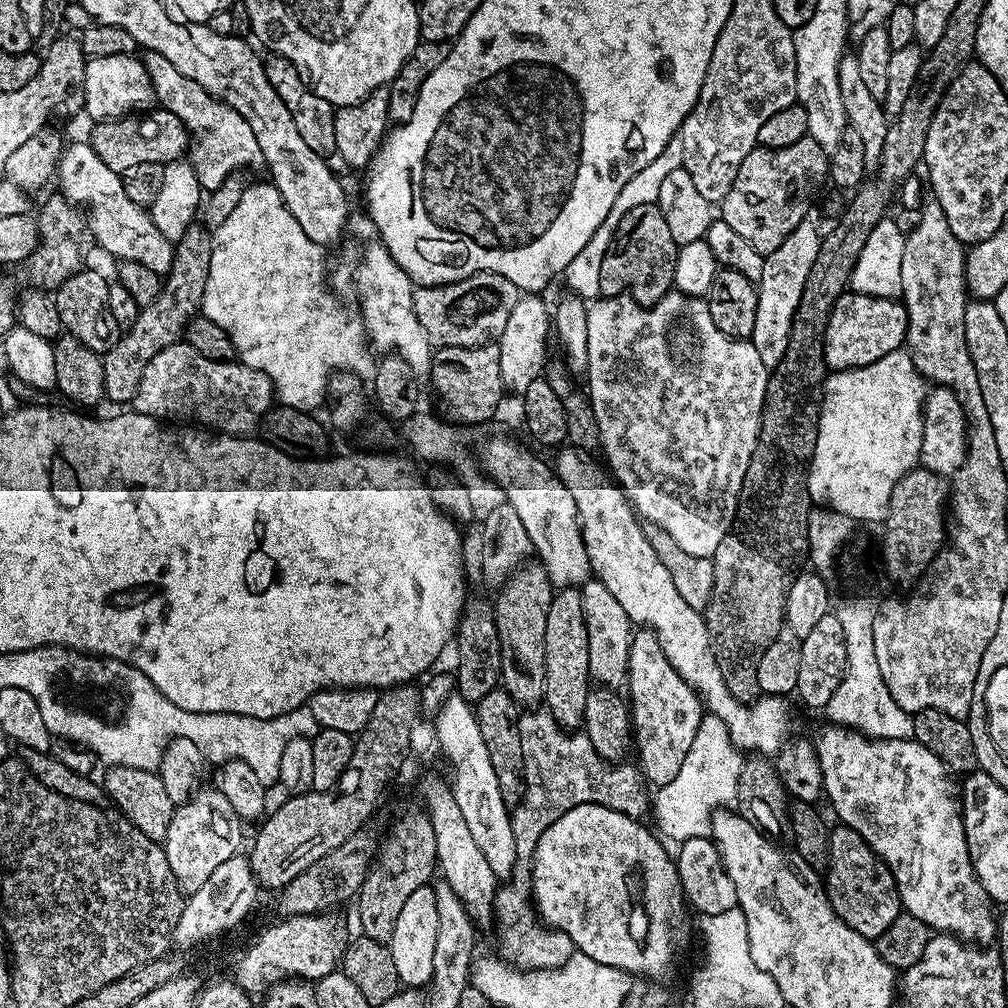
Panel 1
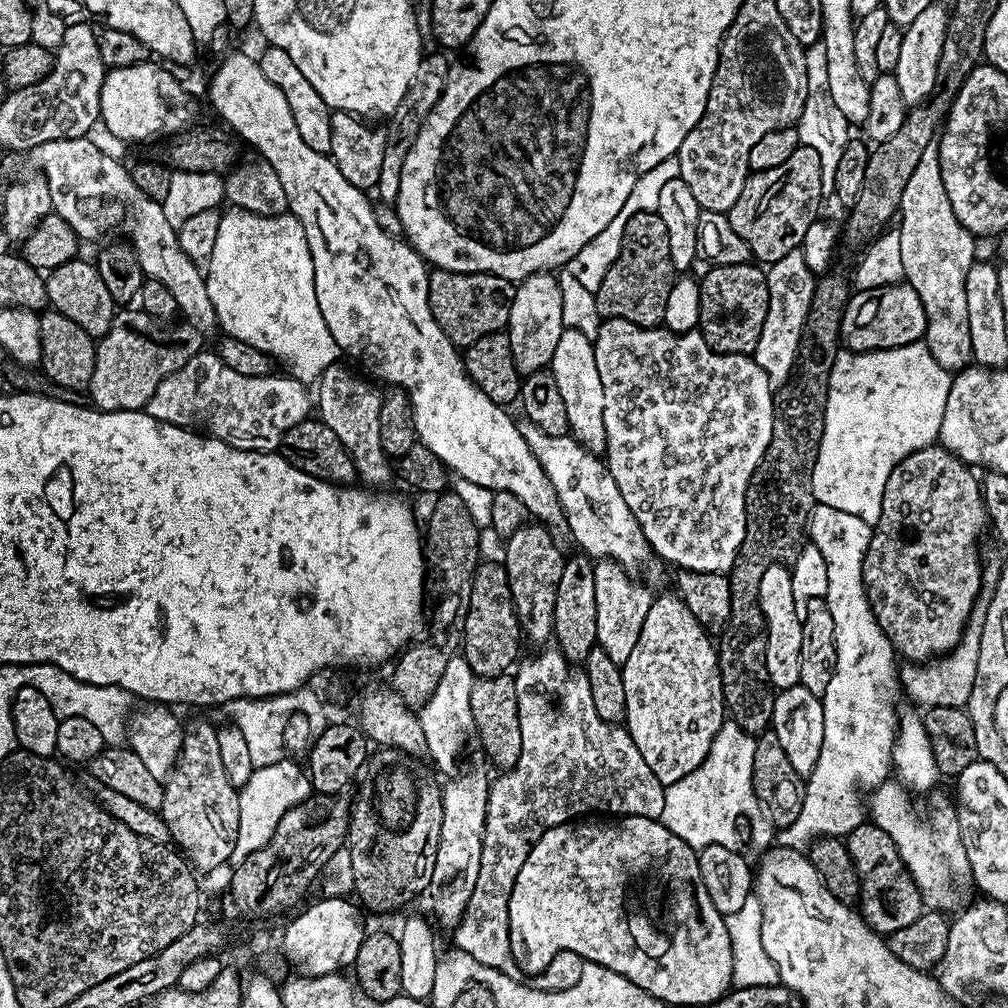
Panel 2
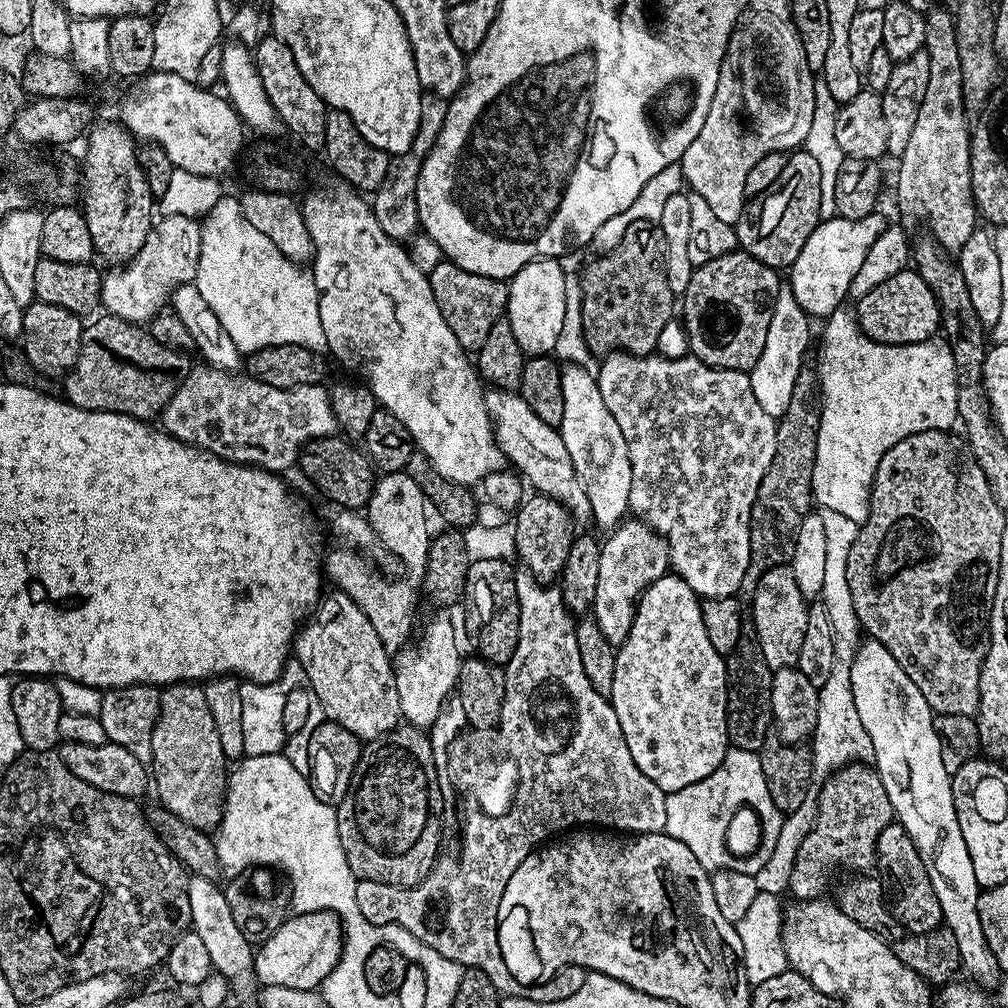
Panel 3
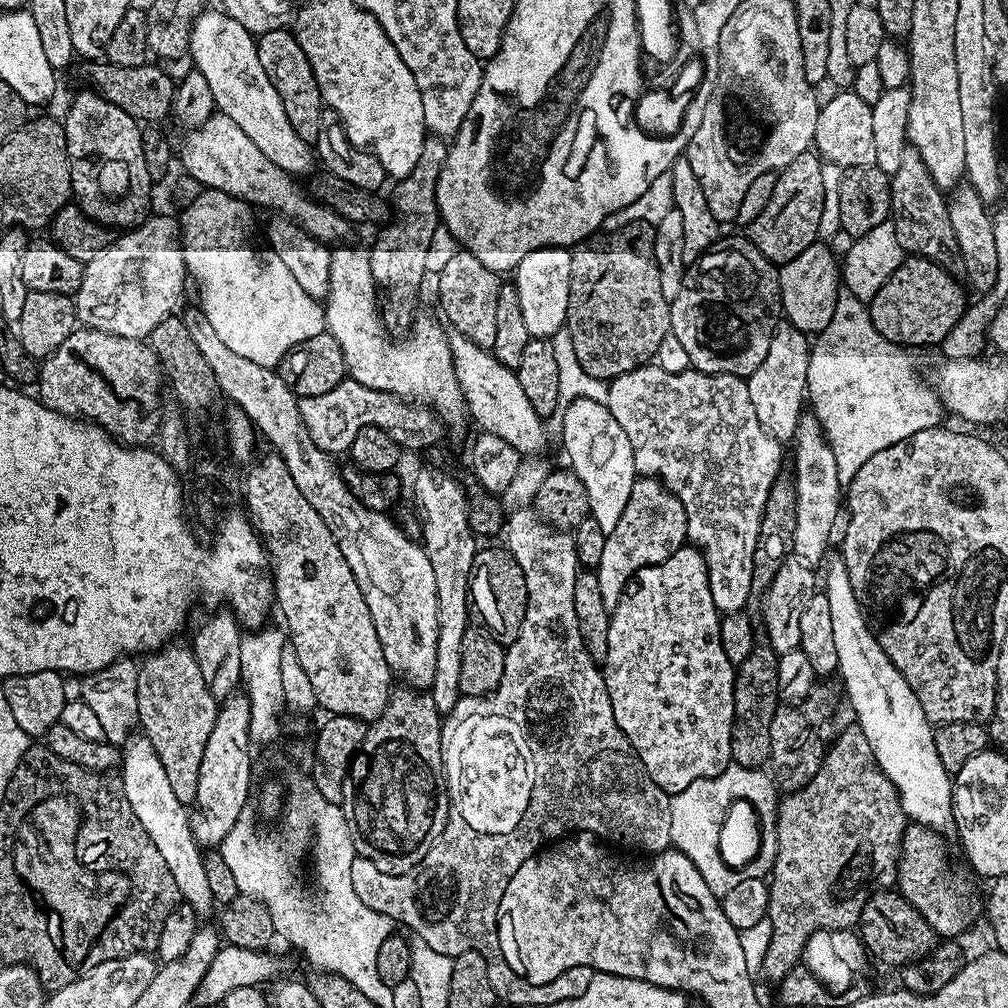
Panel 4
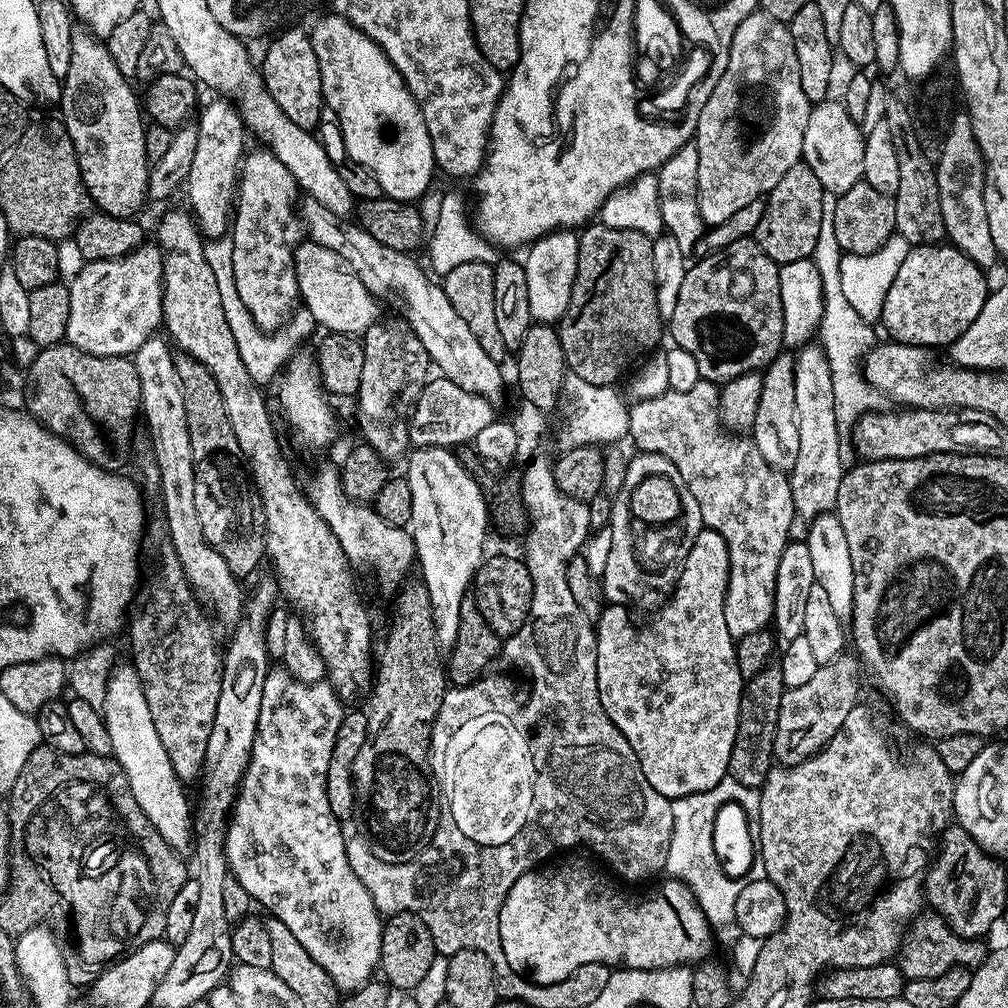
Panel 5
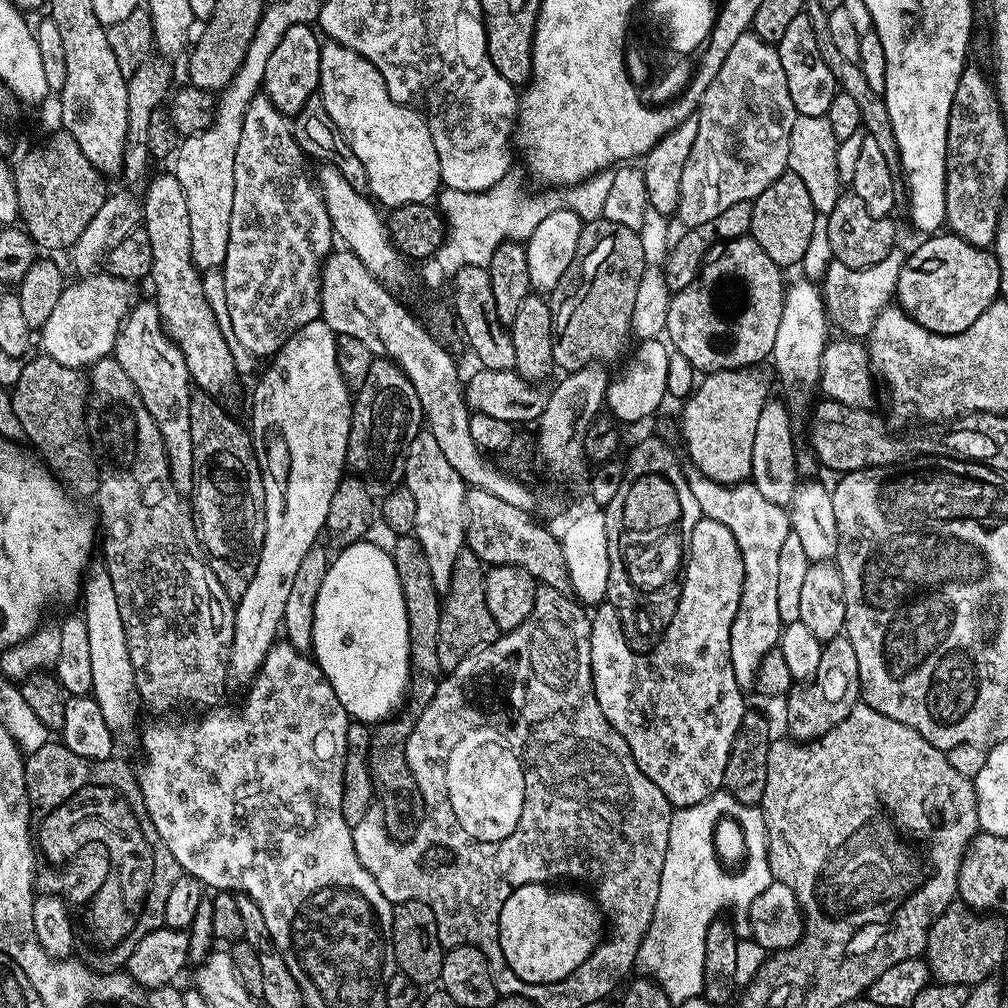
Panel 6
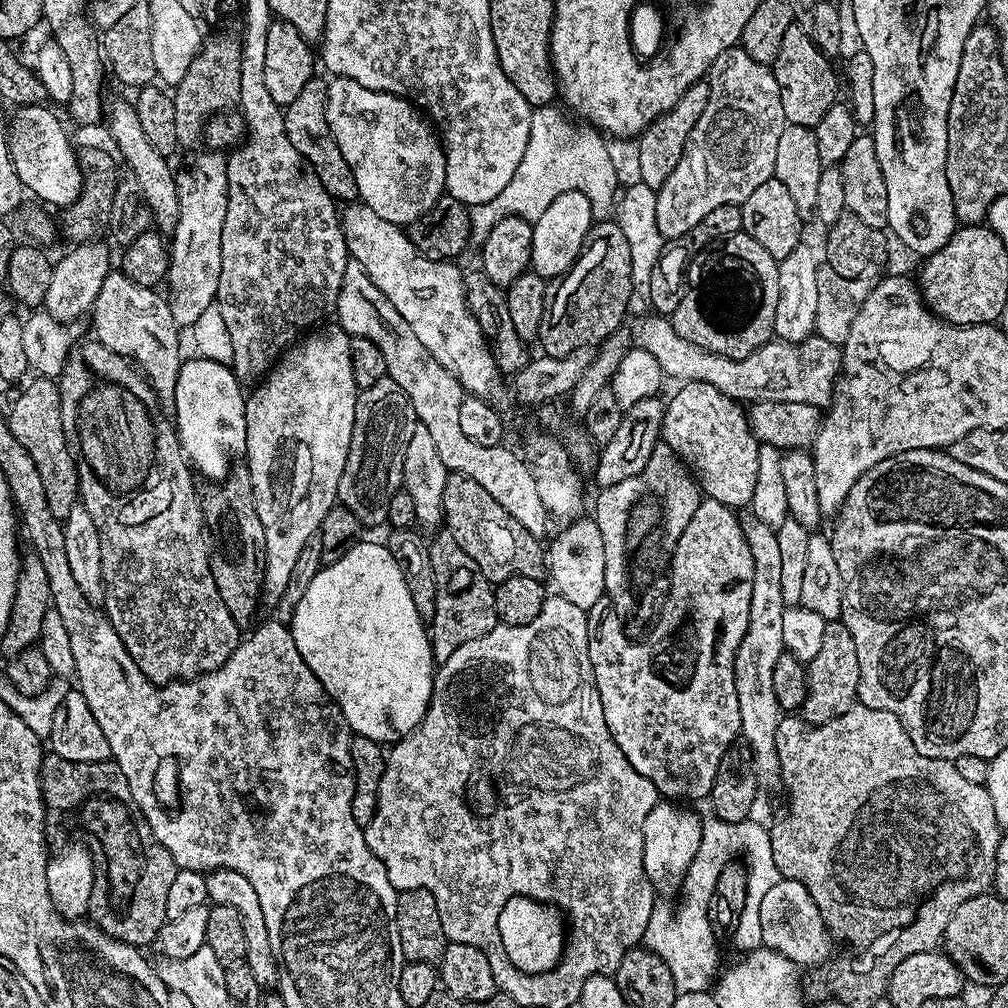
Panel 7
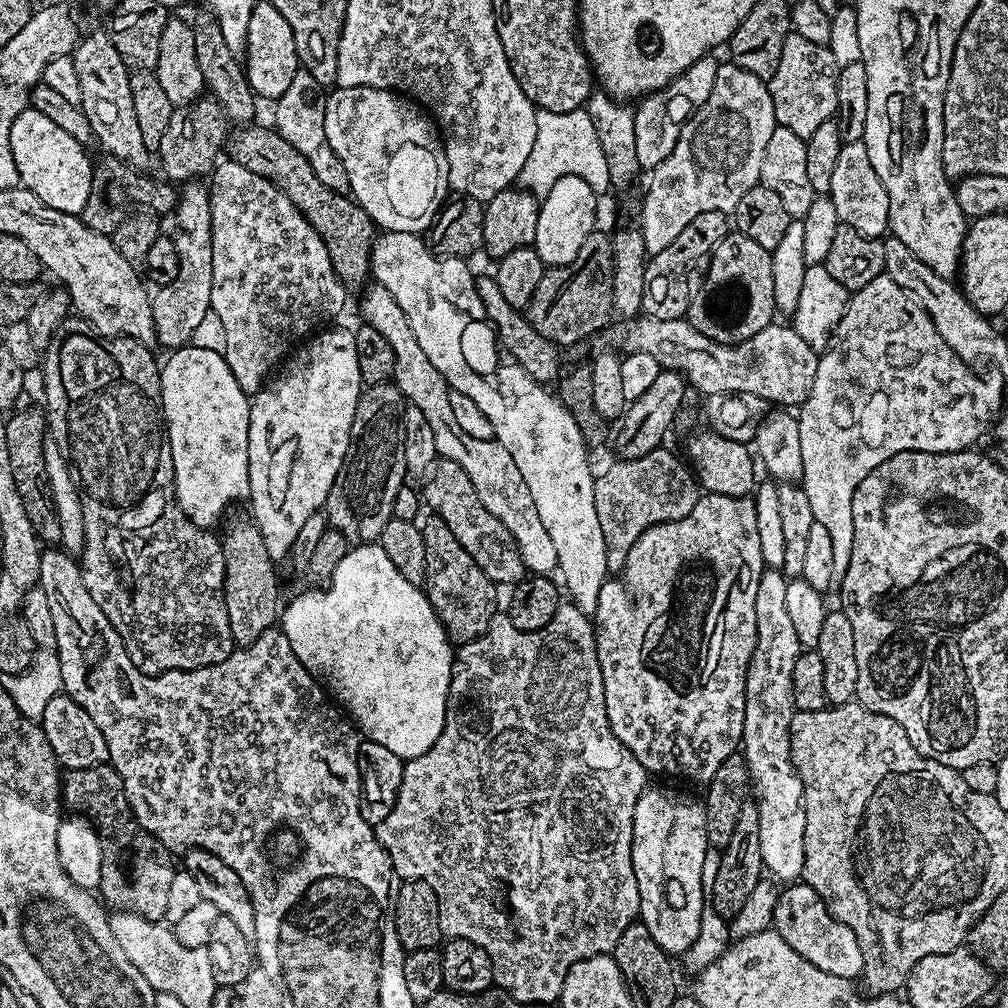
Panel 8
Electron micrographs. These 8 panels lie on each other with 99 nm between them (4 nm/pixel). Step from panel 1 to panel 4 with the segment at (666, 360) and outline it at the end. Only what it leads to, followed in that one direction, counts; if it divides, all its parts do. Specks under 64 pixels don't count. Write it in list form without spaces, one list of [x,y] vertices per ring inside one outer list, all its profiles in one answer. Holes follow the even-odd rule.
[[[649,362],[642,368],[635,368],[626,374],[616,376],[608,384],[608,411],[618,420],[622,429],[630,438],[630,444],[634,450],[634,466],[637,473],[644,478],[655,478],[673,492],[682,502],[686,514],[686,540],[693,548],[699,548],[708,567],[708,581],[710,582],[710,594],[714,598],[716,611],[721,614],[730,612],[742,612],[749,606],[748,599],[752,596],[752,579],[756,576],[756,547],[760,544],[760,531],[762,531],[762,514],[766,512],[766,500],[780,472],[780,448],[781,441],[774,439],[766,430],[762,430],[762,422],[758,422],[758,414],[754,414],[754,402],[750,402],[750,390],[747,379],[743,376],[731,376],[730,374],[706,374],[695,370],[687,370],[682,373],[667,373]]]

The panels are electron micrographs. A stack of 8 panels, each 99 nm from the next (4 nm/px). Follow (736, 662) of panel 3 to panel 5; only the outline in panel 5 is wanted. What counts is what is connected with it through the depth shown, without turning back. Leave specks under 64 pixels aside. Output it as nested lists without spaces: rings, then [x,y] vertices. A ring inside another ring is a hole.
[[[769,662],[762,671],[747,677],[744,693],[740,699],[738,734],[734,738],[734,750],[730,750],[728,776],[742,786],[761,789],[774,767],[774,734],[778,722],[778,706],[786,689],[779,663]]]

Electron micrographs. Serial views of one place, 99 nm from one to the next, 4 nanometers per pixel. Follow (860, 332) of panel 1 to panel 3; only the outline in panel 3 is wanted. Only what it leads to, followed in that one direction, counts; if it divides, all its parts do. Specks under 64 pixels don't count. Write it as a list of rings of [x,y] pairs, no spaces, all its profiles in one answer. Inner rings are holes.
[[[905,270],[886,278],[882,286],[874,286],[870,294],[855,301],[856,321],[874,342],[913,344],[933,339],[941,331],[940,304],[915,270]]]

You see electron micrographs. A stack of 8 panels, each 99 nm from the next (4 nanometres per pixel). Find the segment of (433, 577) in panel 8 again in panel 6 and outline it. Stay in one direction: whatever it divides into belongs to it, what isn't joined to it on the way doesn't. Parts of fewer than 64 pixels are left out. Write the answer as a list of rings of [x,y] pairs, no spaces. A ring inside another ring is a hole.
[[[463,550],[454,562],[448,591],[443,593],[440,621],[438,622],[438,662],[441,673],[452,672],[462,658],[478,648],[492,644],[502,635],[499,626],[486,606],[486,568],[473,552]]]

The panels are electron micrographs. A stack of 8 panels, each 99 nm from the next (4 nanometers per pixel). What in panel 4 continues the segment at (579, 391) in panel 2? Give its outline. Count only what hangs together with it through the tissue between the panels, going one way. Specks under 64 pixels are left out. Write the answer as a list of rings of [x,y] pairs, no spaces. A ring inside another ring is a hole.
[[[578,398],[564,410],[560,442],[564,444],[571,471],[586,488],[590,515],[604,535],[610,536],[614,527],[618,526],[626,503],[630,500],[634,482],[638,479],[630,438],[605,403]]]

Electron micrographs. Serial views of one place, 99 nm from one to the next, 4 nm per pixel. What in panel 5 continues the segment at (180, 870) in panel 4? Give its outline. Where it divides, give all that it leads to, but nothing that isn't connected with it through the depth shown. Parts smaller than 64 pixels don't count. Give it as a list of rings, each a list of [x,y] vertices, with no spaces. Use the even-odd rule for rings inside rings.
[[[131,662],[117,663],[108,673],[106,686],[106,702],[102,709],[106,722],[106,730],[110,730],[112,756],[122,766],[126,778],[130,782],[130,794],[134,794],[134,802],[142,806],[142,814],[150,818],[154,830],[162,834],[168,845],[177,850],[191,845],[194,840],[194,820],[190,813],[190,800],[184,797],[185,788],[174,774],[174,766],[170,766],[170,758],[162,746],[162,738],[158,738],[158,730],[154,730],[154,718],[150,718],[150,705],[146,702],[146,694],[142,690],[142,682]]]

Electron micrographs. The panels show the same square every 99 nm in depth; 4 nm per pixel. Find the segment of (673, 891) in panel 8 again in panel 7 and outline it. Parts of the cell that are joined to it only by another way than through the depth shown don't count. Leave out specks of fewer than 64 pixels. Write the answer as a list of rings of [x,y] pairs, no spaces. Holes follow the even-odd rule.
[[[657,802],[650,812],[650,818],[646,818],[644,865],[657,893],[664,894],[674,887],[677,889],[698,852],[699,842],[702,840],[702,820],[688,808],[691,807],[681,806],[676,802]]]

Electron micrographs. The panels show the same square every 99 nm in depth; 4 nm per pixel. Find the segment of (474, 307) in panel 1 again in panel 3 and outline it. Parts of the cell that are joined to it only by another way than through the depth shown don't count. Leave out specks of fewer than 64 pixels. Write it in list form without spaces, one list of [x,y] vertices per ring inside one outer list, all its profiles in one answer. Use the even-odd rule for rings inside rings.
[[[442,262],[428,273],[428,281],[434,290],[434,302],[446,318],[446,326],[454,330],[454,338],[466,350],[479,350],[486,342],[486,334],[494,330],[494,322],[505,315],[508,307],[508,284],[503,280],[486,278],[482,274],[470,274],[451,262]]]

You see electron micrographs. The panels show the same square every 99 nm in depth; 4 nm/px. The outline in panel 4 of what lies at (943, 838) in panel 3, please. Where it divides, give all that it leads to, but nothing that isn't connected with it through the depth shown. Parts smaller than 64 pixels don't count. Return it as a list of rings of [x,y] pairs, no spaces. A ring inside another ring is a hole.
[[[843,559],[831,560],[827,561],[828,573],[822,576],[822,590],[830,598],[830,623],[834,625],[834,646],[838,649],[838,676],[844,679],[842,692],[843,695],[844,692],[848,695],[848,700],[852,703],[852,712],[856,715],[855,723],[862,730],[862,734],[866,734],[866,742],[870,742],[870,750],[874,750],[876,765],[896,787],[905,817],[933,831],[951,829],[954,824],[952,806],[954,782],[951,773],[948,773],[939,761],[938,750],[933,740],[935,729],[922,710],[918,696],[914,694],[914,690],[910,690],[910,682],[902,678],[898,666],[894,666],[894,662],[886,658],[886,650],[882,650],[882,646],[876,640],[876,634],[860,608],[858,598],[854,598],[854,586],[850,586],[850,574],[846,574]]]

